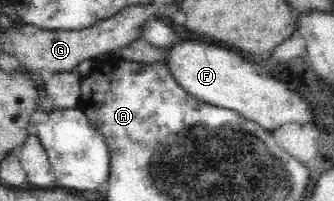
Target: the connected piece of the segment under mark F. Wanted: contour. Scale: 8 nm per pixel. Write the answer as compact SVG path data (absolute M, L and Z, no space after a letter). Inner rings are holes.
M178 41L166 48L167 58L164 64L169 75L186 93L197 100L238 112L242 117L248 117L250 121L258 123L266 131L286 123L311 125L315 114L300 92L286 83L256 72L251 63L240 59L238 53L200 41Z

